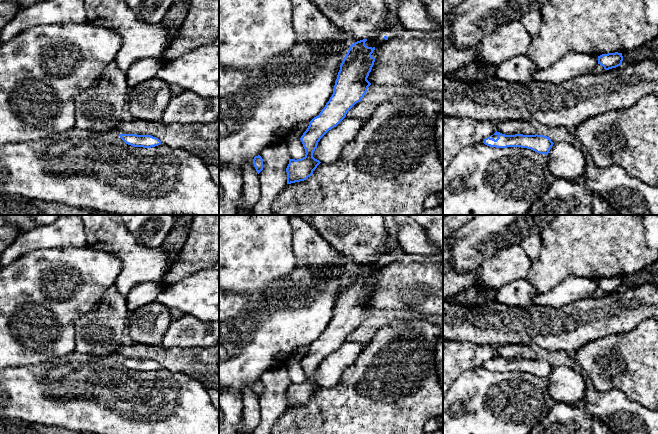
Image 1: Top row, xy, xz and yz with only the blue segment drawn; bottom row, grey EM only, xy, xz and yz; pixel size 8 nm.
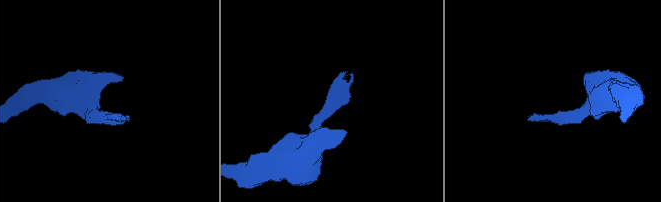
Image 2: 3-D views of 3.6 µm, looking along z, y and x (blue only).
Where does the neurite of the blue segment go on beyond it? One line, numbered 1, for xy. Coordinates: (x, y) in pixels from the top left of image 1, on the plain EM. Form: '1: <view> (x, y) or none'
1: none

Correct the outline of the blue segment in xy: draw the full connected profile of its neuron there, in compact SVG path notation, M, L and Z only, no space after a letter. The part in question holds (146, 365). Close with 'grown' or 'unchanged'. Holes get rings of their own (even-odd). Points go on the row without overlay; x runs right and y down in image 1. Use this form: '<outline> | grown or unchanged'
M119 358L120 362L128 369L134 371L151 372L161 368L161 365L151 359Z | unchanged

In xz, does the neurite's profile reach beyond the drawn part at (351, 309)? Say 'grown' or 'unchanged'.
grown

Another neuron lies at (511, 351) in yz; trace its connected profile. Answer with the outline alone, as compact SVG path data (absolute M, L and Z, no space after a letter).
M508 344L503 346L494 347L497 356L505 359L535 359L537 355L533 349L533 346L522 344Z

